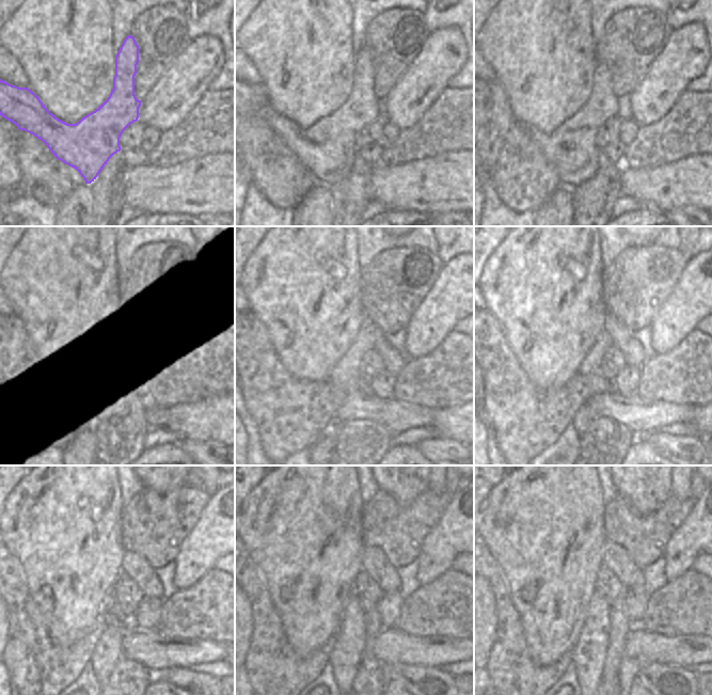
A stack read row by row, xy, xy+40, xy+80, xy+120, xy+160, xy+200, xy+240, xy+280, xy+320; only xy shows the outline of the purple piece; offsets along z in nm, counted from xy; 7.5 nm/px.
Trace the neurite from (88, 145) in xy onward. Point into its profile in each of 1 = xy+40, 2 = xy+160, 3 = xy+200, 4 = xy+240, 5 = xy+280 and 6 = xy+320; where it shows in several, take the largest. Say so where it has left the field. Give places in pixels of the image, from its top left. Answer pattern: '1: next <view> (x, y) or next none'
1: next xy+40 (328, 148)
2: next xy+160 (361, 403)
3: next xy+200 (641, 417)
4: next xy+240 (158, 653)
5: next xy+280 (392, 646)
6: next xy+320 (641, 645)

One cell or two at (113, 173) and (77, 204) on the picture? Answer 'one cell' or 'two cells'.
two cells

